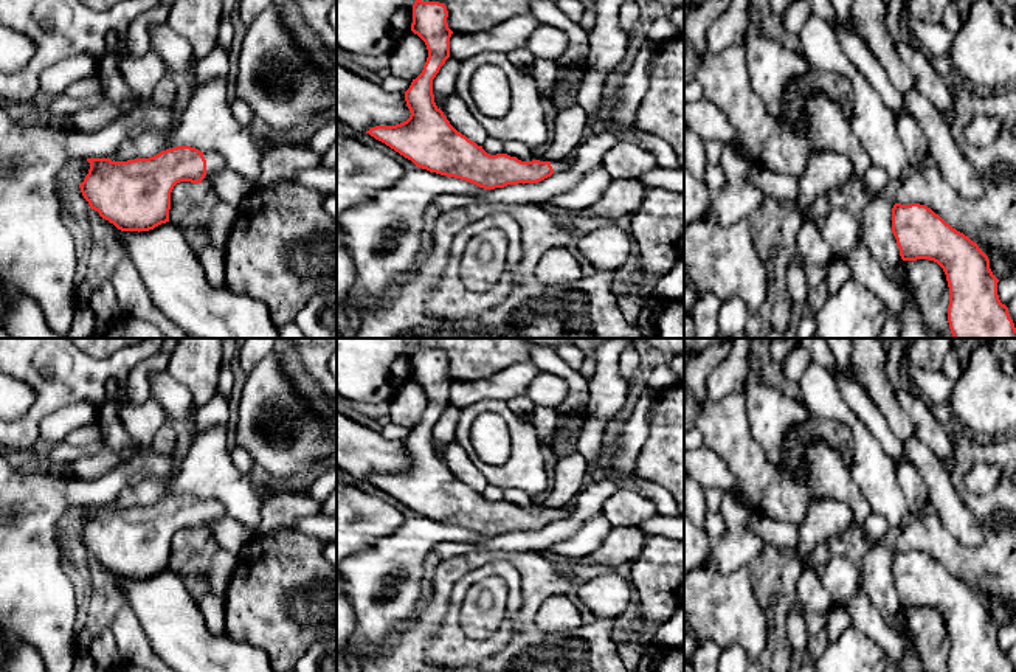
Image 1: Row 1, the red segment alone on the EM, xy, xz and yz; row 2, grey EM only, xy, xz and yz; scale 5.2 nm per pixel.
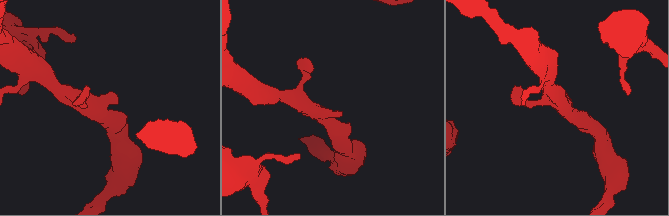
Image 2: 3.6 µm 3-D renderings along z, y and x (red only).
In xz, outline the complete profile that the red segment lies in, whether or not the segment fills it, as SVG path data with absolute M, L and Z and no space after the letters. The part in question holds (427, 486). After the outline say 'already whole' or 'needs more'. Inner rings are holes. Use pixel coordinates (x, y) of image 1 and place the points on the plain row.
M416 348L411 379L427 393L428 405L422 421L405 439L410 466L396 473L375 473L366 481L385 490L417 515L470 529L484 537L518 531L538 531L565 520L571 506L562 509L521 509L507 501L487 501L482 494L458 480L436 453L433 427L450 405L453 379L447 371L444 351Z; needs more

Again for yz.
M895 551L892 580L903 608L929 607L943 616L949 635L949 672L1014 672L999 647L999 627L988 604L931 556Z; already whole

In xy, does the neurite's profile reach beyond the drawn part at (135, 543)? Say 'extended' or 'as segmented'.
extended

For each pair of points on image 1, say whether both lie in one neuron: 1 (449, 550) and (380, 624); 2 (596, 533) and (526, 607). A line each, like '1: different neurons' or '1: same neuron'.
1: different neurons
2: different neurons

